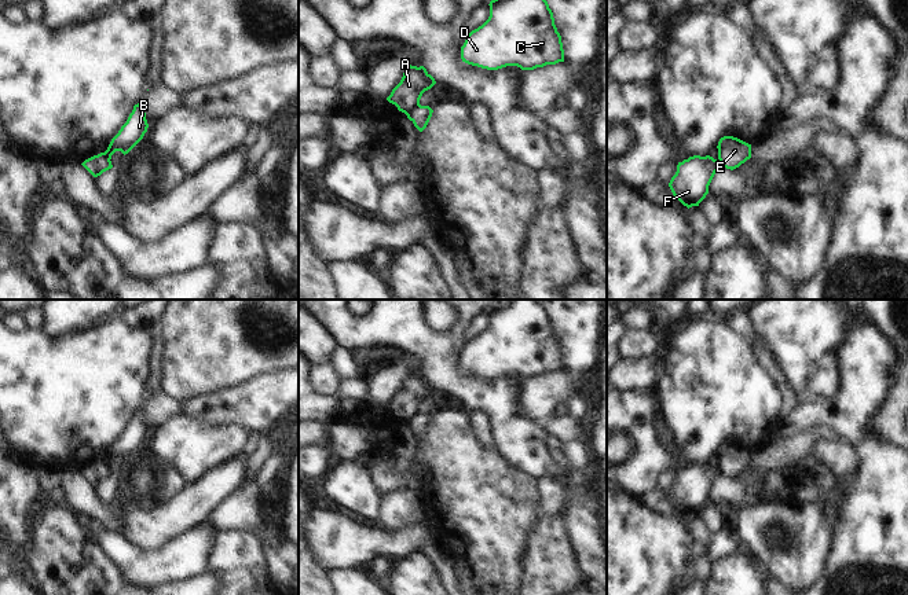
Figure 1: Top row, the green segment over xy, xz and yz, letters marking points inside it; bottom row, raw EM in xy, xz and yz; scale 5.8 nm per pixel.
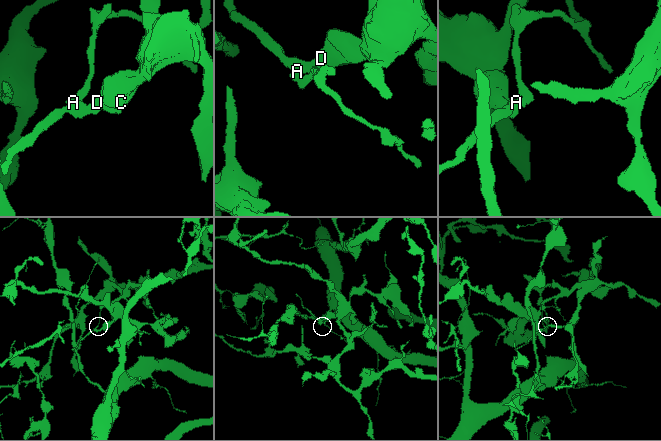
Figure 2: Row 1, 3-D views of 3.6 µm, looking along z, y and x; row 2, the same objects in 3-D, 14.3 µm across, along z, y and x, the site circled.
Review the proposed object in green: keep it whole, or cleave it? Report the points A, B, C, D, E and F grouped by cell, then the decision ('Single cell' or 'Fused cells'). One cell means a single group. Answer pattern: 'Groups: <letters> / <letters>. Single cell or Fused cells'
Groups: A C D F / B E. Fused cells

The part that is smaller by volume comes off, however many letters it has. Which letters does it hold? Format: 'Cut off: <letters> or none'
Cut off: B, E

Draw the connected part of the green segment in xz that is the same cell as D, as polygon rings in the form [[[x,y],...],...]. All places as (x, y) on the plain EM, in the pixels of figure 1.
[[[502,300],[488,313],[488,327],[472,338],[461,355],[462,370],[487,378],[506,374],[534,378],[564,370],[561,344],[554,333],[553,320],[539,300]]]

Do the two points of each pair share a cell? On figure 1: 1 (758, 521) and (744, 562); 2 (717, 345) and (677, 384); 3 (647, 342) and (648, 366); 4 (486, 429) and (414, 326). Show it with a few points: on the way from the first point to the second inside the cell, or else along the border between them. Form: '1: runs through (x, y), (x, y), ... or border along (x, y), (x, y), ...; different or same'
1: border along (743, 546), (764, 570); different
2: runs through (707, 355), (687, 375); same
3: border along (654, 353), (641, 359), (621, 360); different
4: border along (473, 411), (483, 411), (486, 414), (494, 437); different

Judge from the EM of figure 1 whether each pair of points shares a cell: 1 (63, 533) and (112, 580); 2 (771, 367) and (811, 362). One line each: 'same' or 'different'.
1: same
2: different

